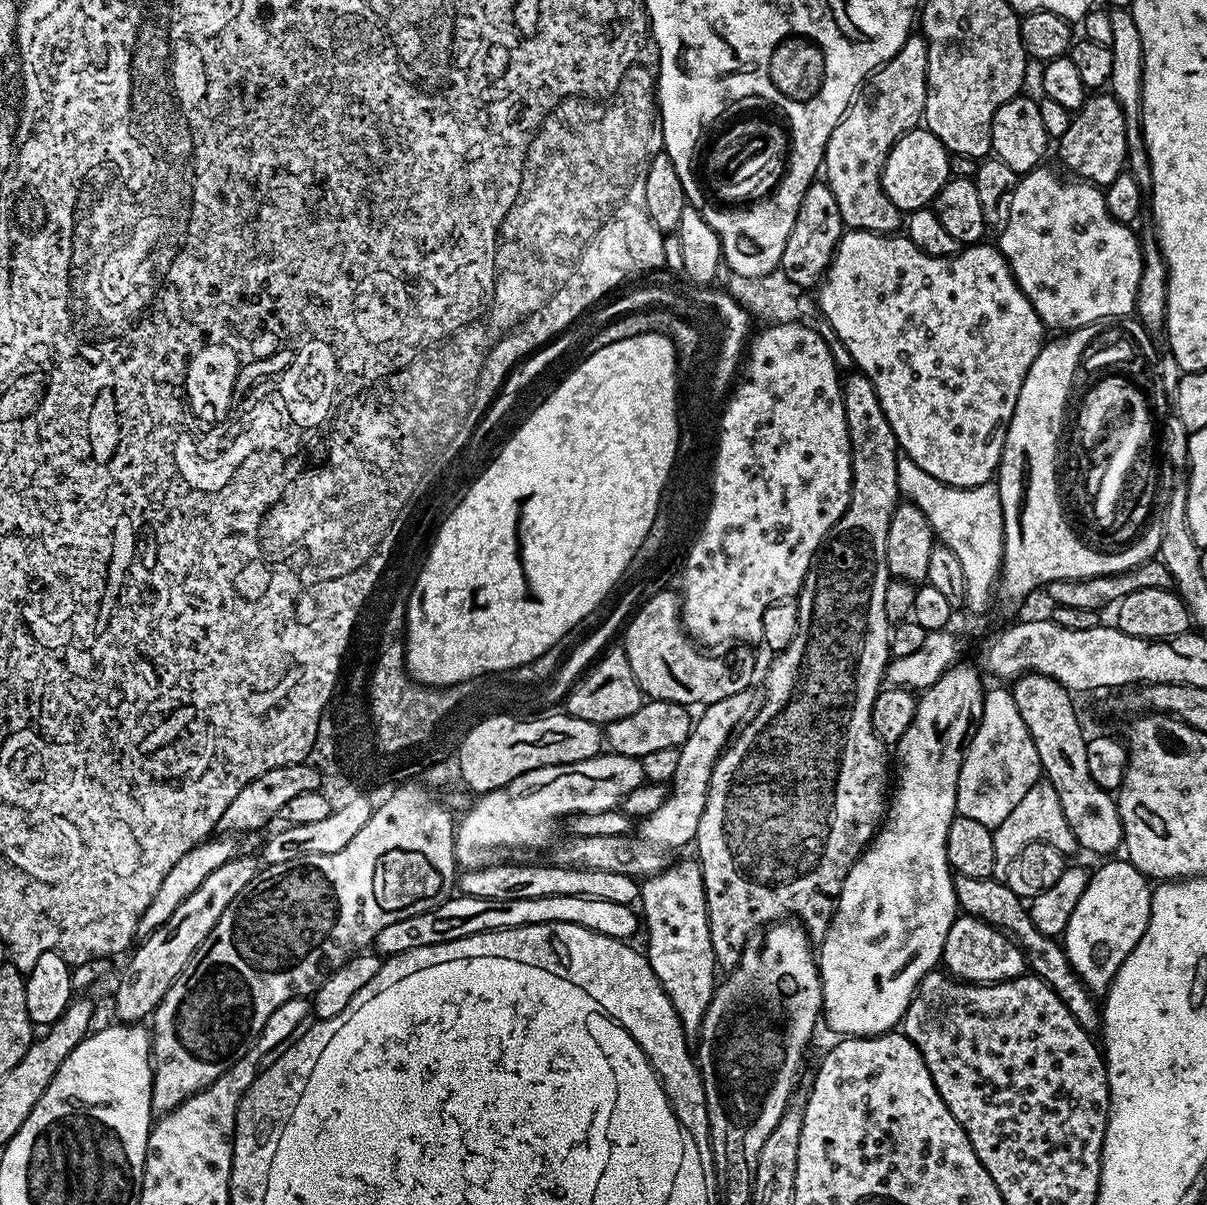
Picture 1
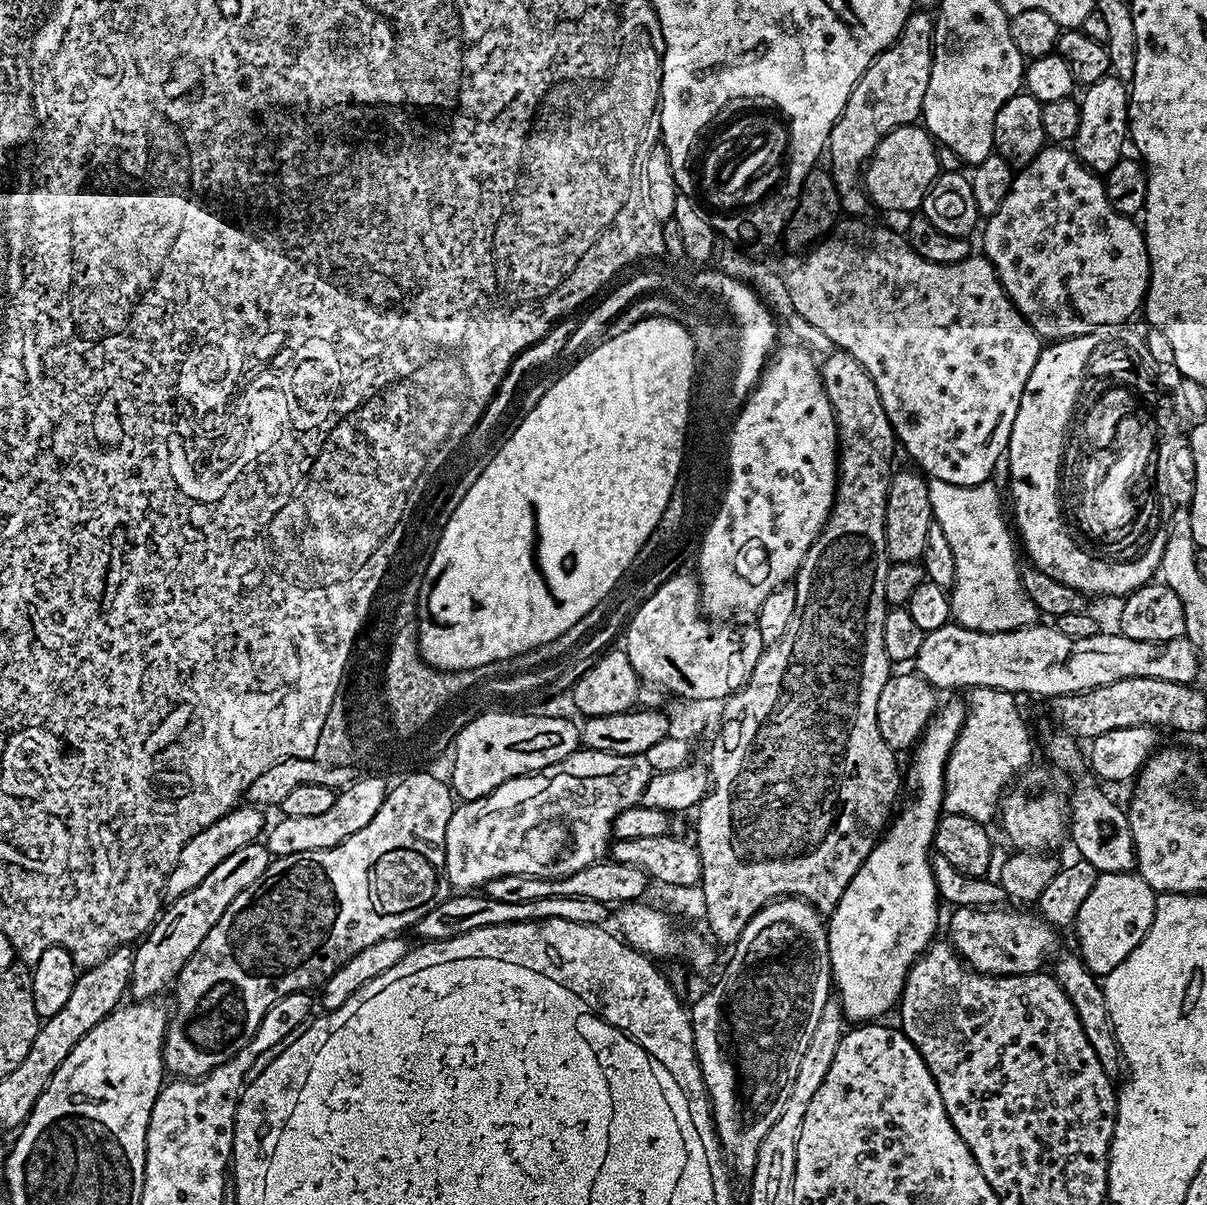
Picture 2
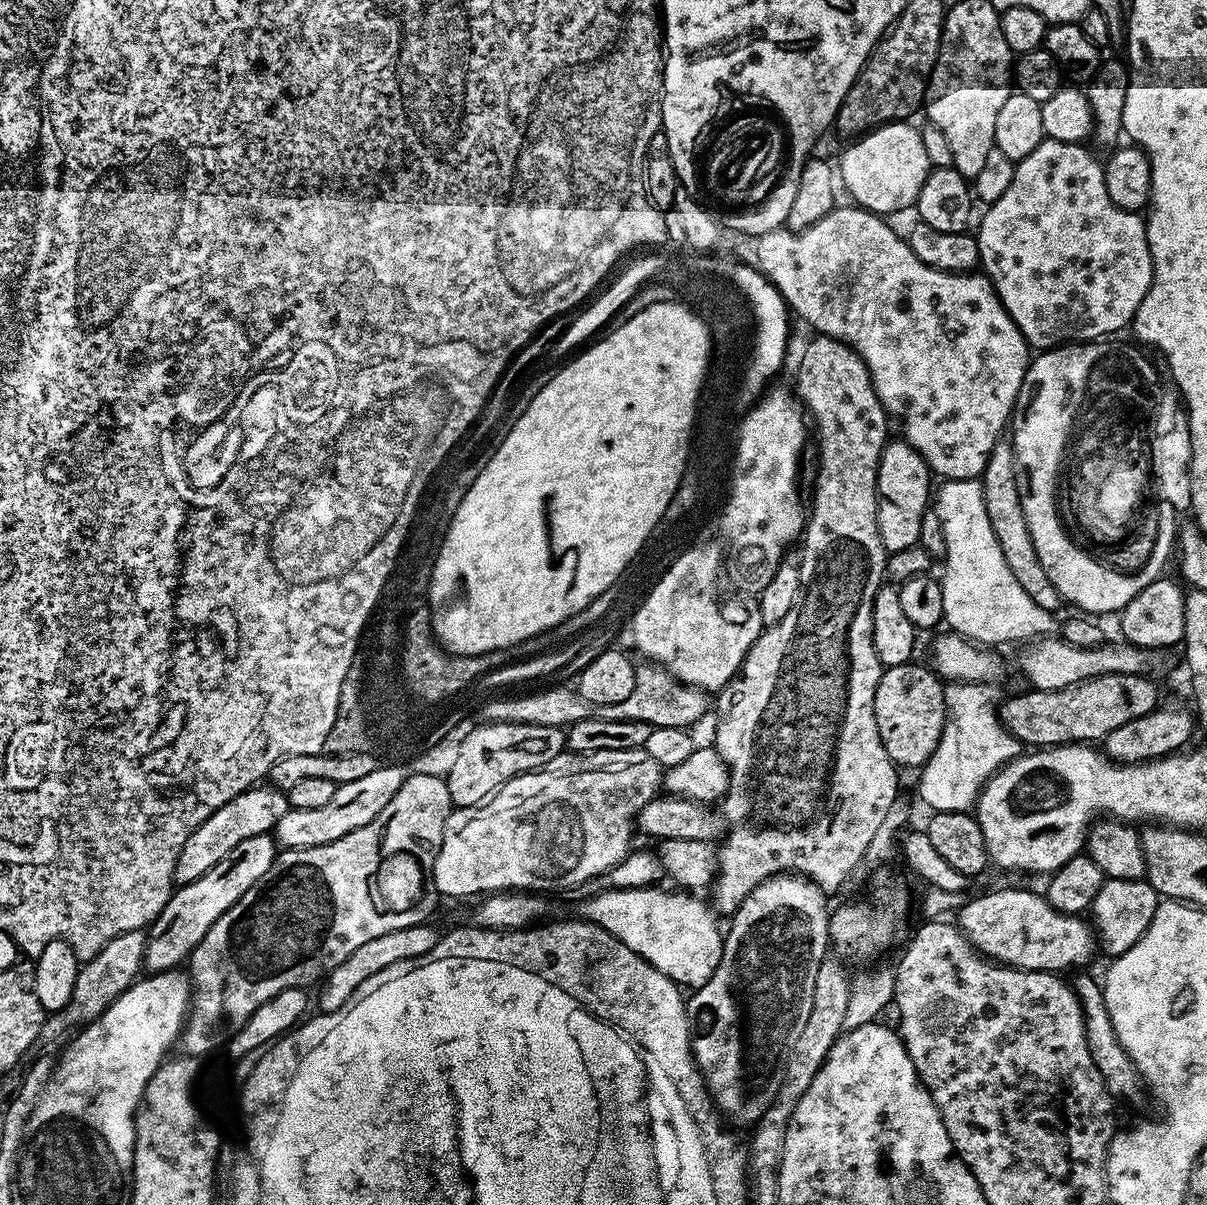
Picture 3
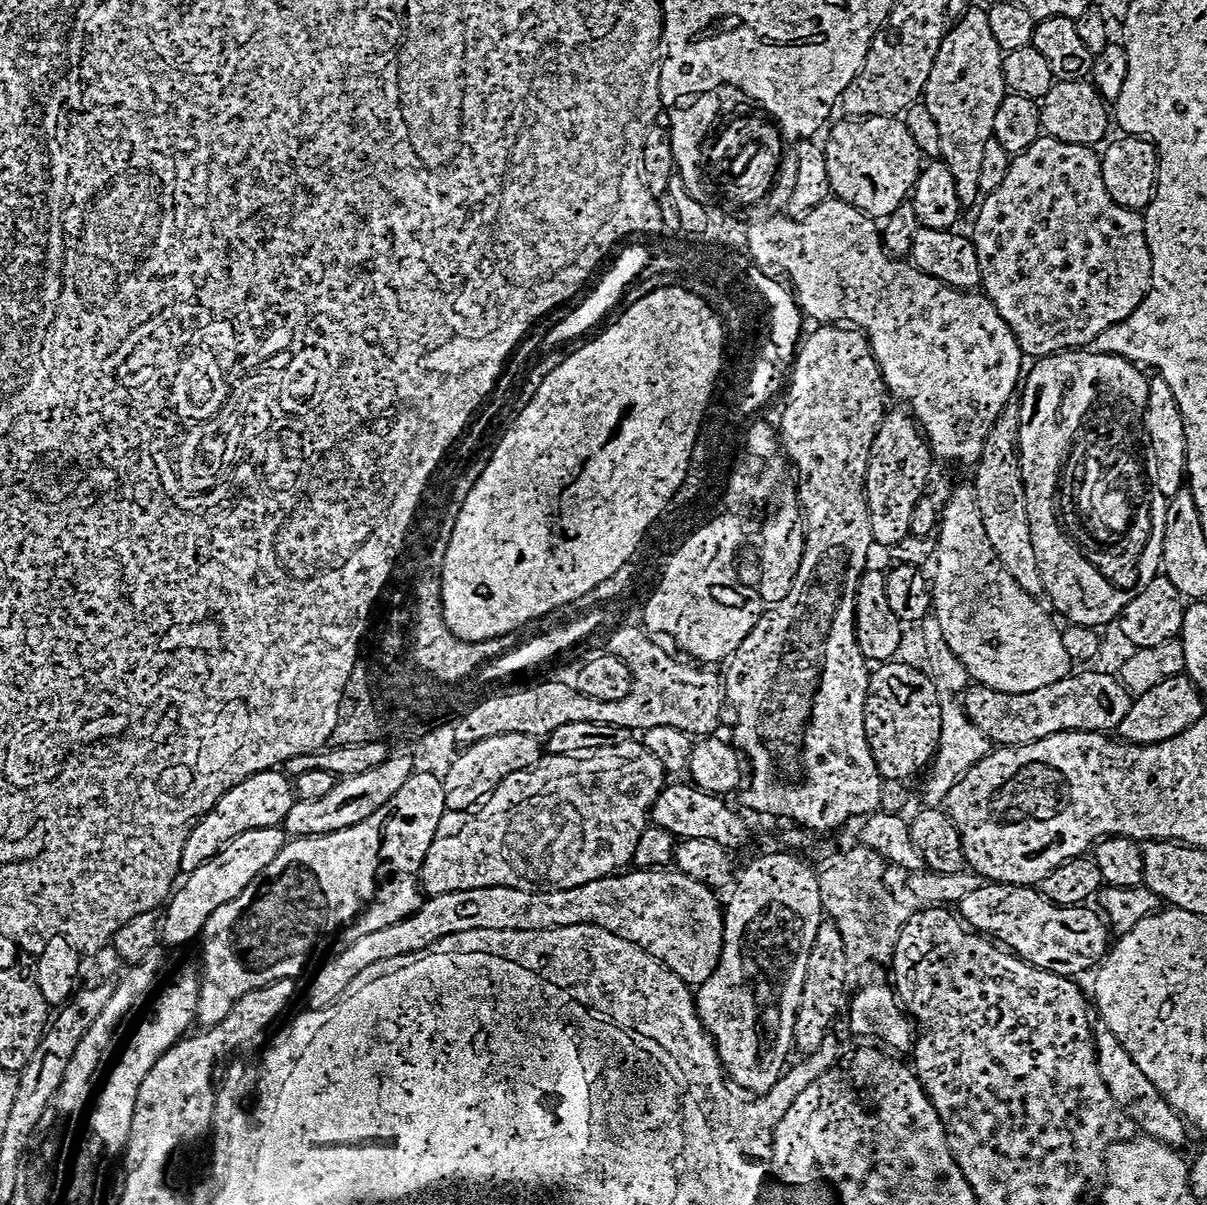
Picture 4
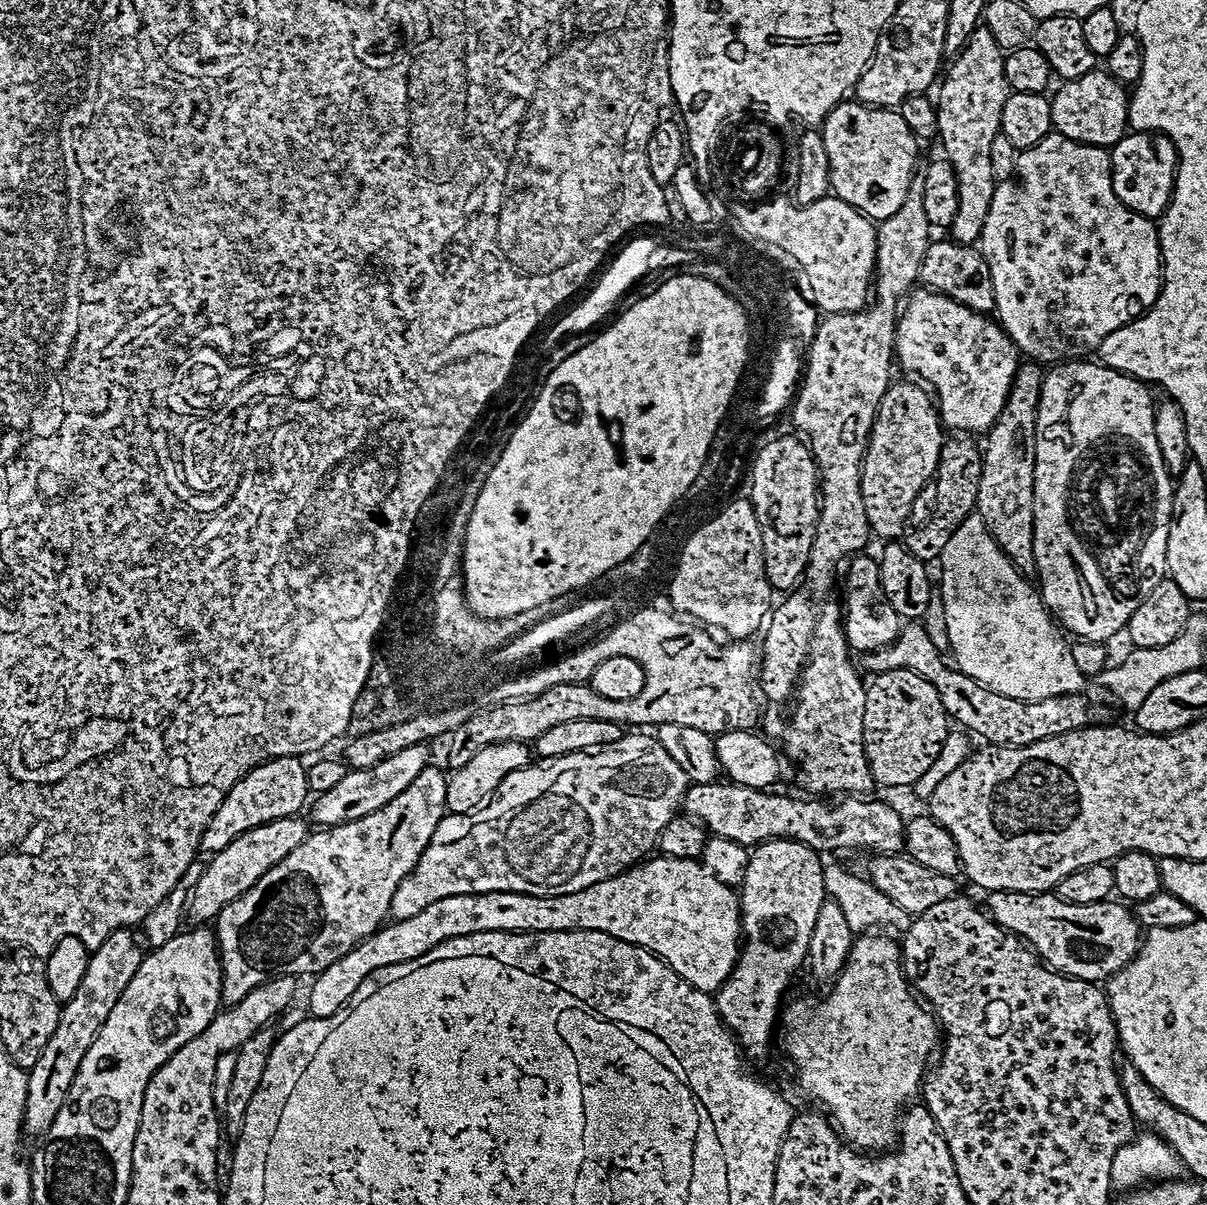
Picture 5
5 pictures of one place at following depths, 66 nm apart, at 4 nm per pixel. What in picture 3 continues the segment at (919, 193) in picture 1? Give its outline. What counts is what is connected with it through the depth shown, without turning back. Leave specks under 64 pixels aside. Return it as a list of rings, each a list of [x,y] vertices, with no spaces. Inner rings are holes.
[[[889,122],[871,129],[856,143],[860,142],[840,156],[838,180],[843,191],[845,188],[856,199],[853,201],[868,212],[889,214],[911,209],[930,171],[921,129],[912,122]]]

